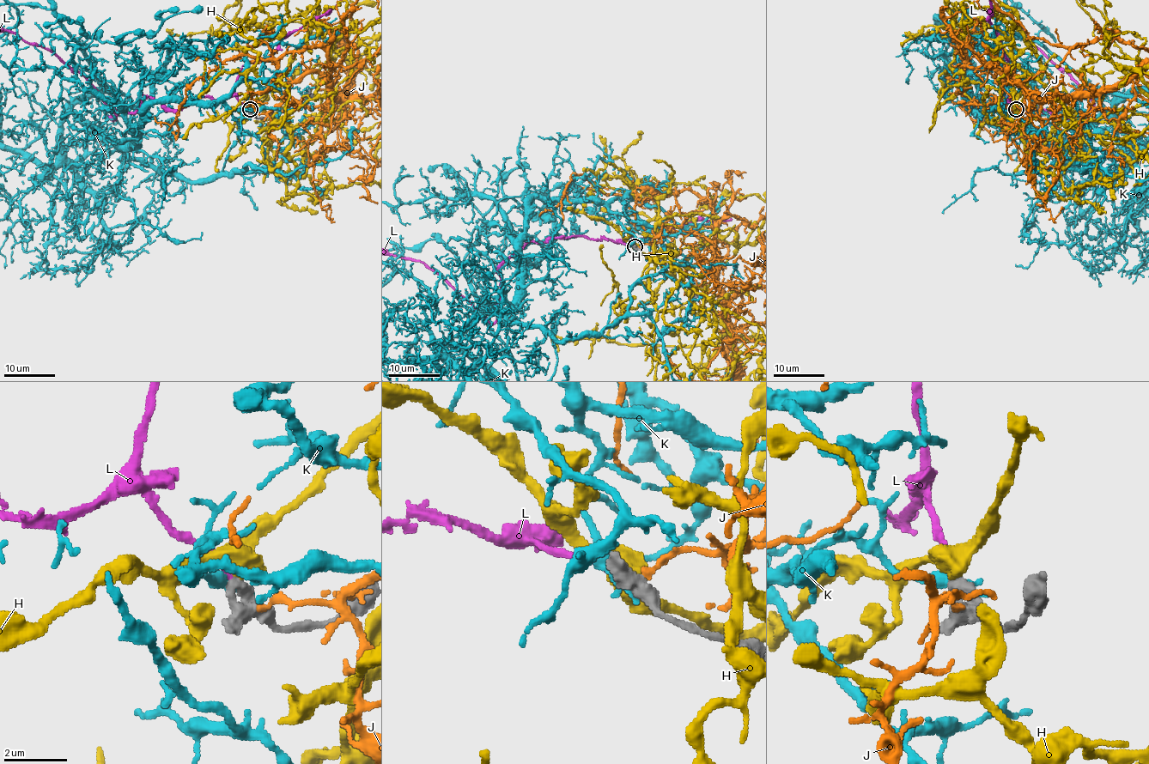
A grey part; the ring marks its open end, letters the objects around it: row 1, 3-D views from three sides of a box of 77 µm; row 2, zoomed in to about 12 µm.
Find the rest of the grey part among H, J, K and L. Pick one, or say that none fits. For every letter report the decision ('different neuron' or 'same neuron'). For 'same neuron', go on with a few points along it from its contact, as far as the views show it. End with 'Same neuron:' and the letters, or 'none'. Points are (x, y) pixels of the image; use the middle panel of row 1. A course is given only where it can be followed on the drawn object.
H: different neuron
J: different neuron
K: different neuron
L: same neuron
Same neuron: L

